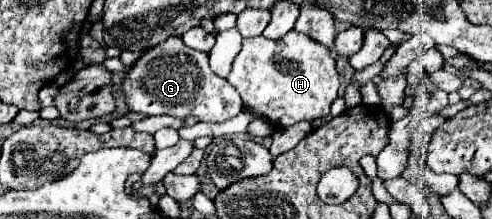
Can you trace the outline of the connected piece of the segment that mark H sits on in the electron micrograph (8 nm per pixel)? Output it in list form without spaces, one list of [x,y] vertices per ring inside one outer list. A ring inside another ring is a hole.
[[[297,30],[285,34],[281,42],[265,36],[245,38],[227,80],[233,82],[245,106],[265,116],[277,128],[287,128],[301,120],[313,122],[329,114],[329,106],[339,92],[339,74],[331,52],[307,34],[297,34]]]

